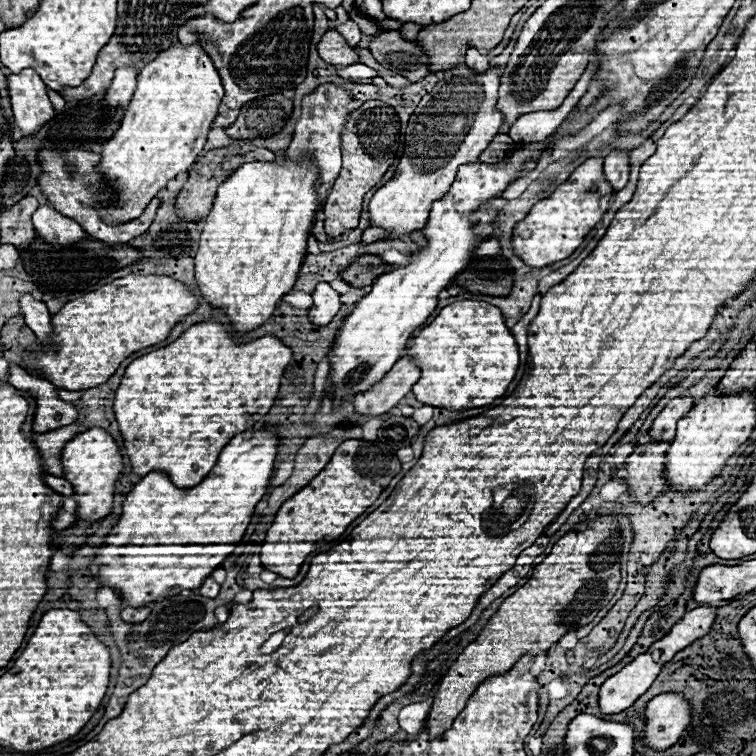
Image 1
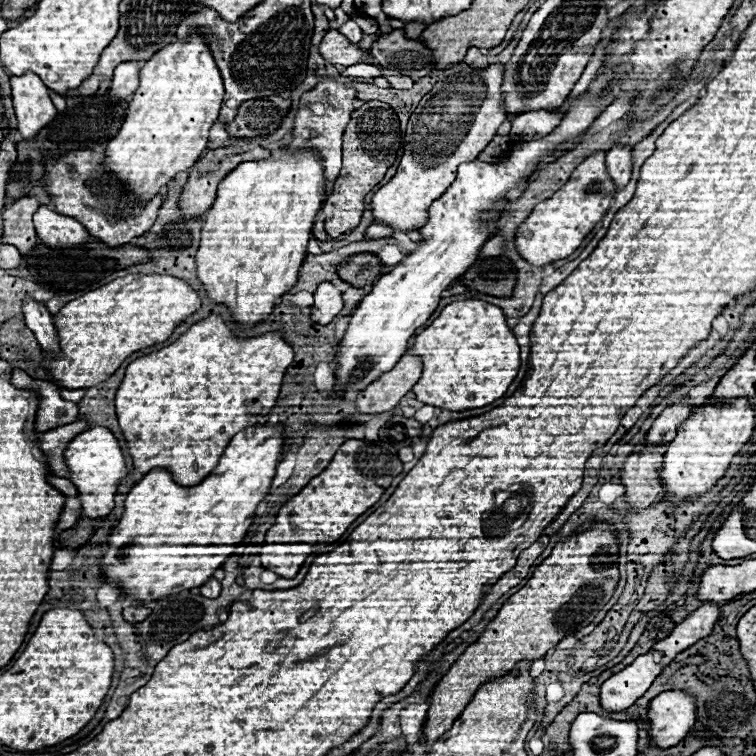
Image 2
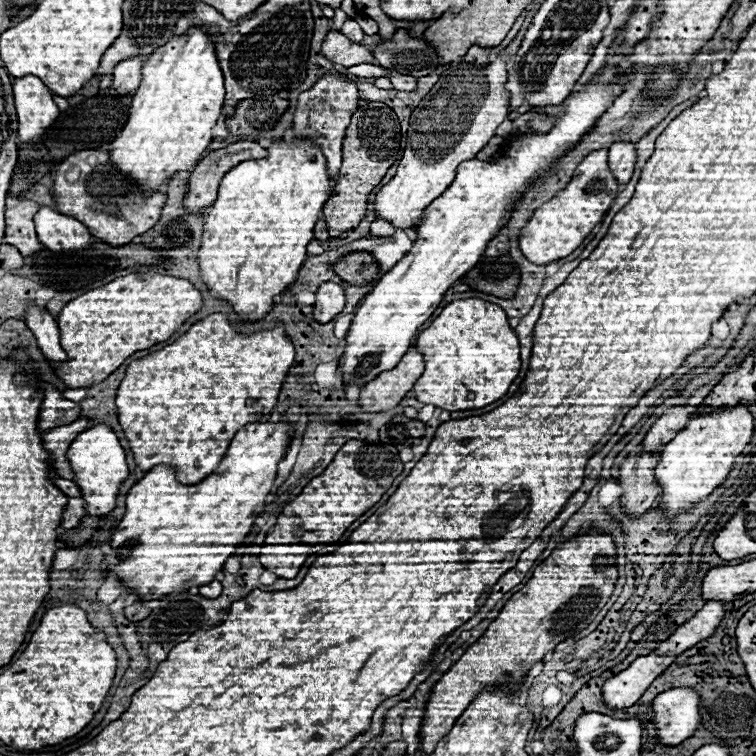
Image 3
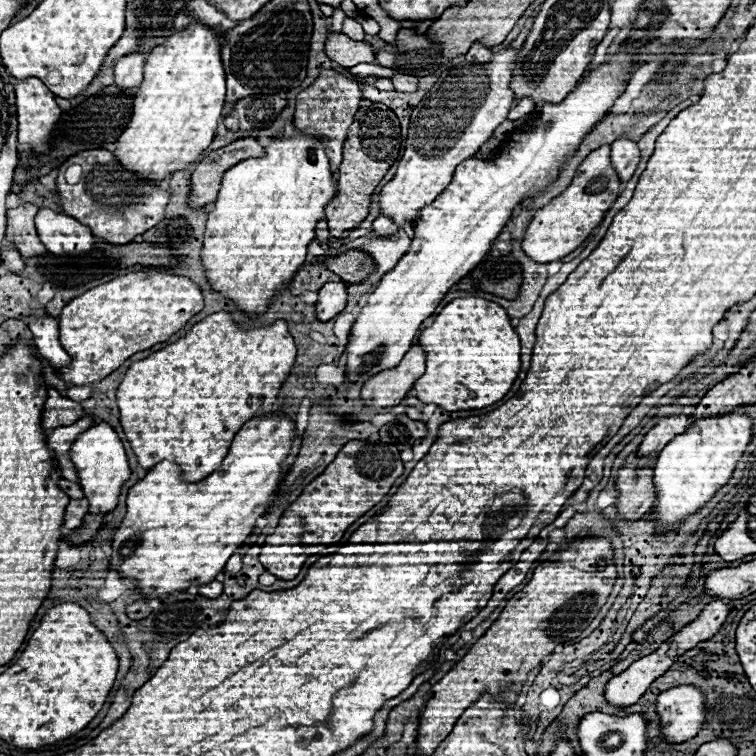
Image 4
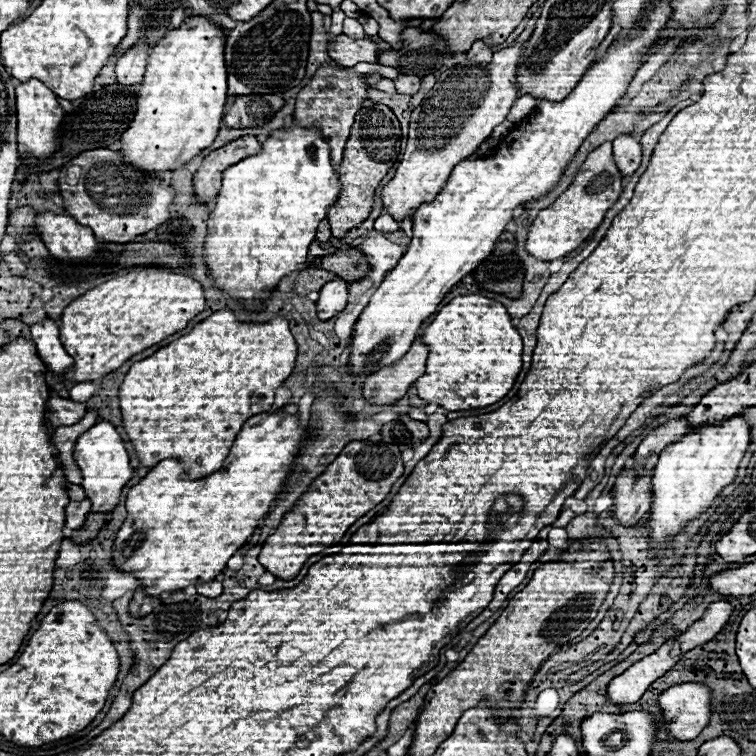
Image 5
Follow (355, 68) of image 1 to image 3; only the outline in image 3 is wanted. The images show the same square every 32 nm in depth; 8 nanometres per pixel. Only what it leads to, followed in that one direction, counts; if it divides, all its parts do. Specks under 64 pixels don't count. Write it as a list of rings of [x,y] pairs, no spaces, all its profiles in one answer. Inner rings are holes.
[[[356,64],[346,68],[346,74],[360,78],[376,78],[376,64]]]

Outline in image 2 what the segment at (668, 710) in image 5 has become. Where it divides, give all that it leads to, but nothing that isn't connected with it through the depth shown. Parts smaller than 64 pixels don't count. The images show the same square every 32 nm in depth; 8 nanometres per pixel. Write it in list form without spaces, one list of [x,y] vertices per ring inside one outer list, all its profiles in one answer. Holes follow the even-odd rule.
[[[668,690],[658,694],[652,702],[650,702],[650,738],[654,746],[660,748],[668,748],[668,746],[676,746],[680,740],[684,740],[694,724],[696,724],[696,698],[684,690]]]

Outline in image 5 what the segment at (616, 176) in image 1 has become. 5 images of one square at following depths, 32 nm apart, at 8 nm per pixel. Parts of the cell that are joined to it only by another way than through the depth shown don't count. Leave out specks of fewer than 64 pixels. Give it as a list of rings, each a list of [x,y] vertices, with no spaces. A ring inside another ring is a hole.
[[[620,134],[612,144],[616,148],[616,164],[620,164],[620,172],[624,172],[624,176],[630,176],[642,160],[640,138],[632,134]]]

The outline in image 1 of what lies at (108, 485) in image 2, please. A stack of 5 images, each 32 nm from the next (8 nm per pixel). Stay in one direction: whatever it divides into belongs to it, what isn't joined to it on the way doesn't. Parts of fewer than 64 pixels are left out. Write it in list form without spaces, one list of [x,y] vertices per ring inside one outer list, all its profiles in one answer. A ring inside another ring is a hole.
[[[90,428],[74,436],[74,440],[70,440],[64,446],[62,464],[66,468],[64,478],[72,480],[72,486],[76,488],[76,496],[72,498],[78,502],[78,520],[94,522],[108,516],[112,510],[112,496],[114,496],[116,480],[122,476],[122,470],[124,470],[122,456],[118,452],[114,438],[102,428]]]

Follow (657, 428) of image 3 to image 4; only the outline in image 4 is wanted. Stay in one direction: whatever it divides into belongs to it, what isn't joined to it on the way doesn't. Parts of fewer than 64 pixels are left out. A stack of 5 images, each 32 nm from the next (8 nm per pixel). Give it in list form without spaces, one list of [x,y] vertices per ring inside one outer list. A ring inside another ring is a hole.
[[[678,414],[678,416],[670,416],[664,418],[662,422],[658,422],[642,440],[640,448],[638,448],[638,458],[650,458],[656,460],[660,450],[672,442],[678,434],[682,434],[688,428],[690,420],[686,414]]]

